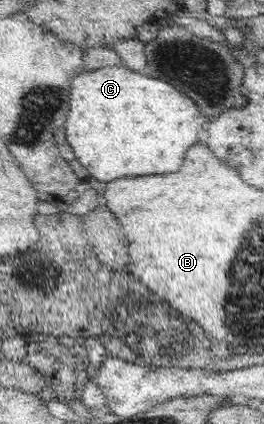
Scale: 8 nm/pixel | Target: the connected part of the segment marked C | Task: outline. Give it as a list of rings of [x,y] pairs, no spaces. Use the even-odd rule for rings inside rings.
[[[106,66],[98,71],[80,73],[72,79],[70,89],[70,113],[64,123],[66,141],[74,149],[76,159],[88,169],[89,176],[98,181],[114,181],[130,175],[158,175],[172,173],[182,167],[184,153],[192,143],[204,139],[198,133],[204,123],[210,121],[196,109],[192,99],[176,91],[172,85],[152,77],[144,77],[126,66]]]

